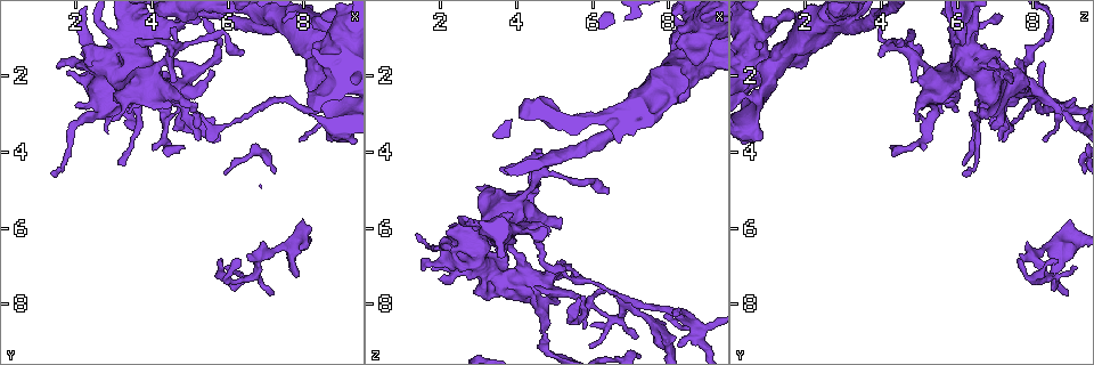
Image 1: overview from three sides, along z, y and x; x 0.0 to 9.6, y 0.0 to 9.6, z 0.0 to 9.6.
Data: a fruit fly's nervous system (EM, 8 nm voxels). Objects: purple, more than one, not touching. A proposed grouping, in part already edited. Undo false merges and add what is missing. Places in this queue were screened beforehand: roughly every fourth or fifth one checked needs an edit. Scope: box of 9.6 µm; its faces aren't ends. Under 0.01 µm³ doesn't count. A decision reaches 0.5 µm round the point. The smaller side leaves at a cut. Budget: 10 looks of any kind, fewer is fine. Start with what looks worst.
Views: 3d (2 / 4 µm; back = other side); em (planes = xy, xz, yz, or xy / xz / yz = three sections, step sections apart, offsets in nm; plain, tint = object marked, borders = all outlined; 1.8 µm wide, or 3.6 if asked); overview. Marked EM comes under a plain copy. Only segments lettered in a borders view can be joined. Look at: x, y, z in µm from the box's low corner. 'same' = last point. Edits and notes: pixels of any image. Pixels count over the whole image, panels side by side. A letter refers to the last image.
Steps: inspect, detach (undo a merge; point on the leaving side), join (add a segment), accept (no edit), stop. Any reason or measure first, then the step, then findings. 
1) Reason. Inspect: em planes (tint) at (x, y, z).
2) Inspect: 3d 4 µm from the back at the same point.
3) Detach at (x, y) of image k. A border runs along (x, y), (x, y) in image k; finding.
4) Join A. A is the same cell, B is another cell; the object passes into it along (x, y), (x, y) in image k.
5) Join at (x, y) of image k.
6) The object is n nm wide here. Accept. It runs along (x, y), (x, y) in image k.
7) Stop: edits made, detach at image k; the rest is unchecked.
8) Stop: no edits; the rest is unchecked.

Four arms meet. Inspect: em xz step 16 (tint) at (8.60, 2.80, 8.55).

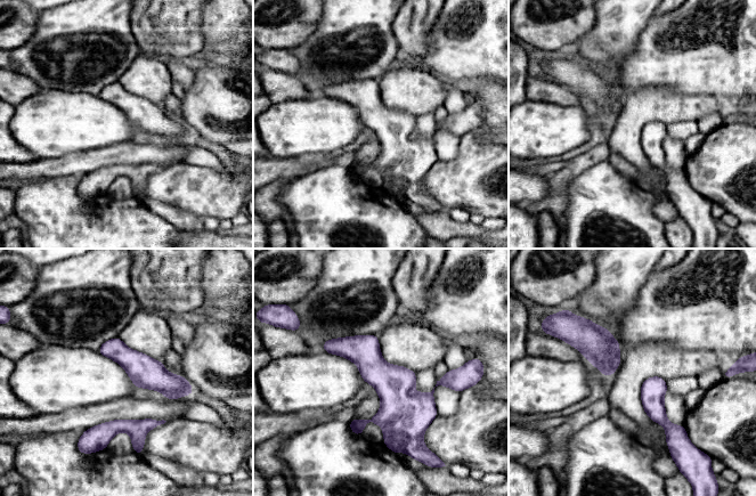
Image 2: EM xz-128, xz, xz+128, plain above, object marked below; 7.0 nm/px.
Cut it another way. Inspect: em xy step 16 (tint) at the same point.

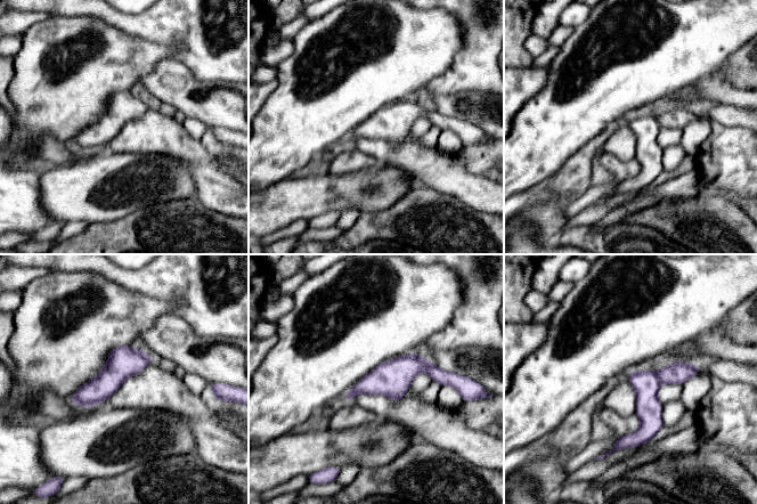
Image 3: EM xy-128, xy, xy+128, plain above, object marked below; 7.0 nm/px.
Inspect: em xy step 16 (borders) at the same point.

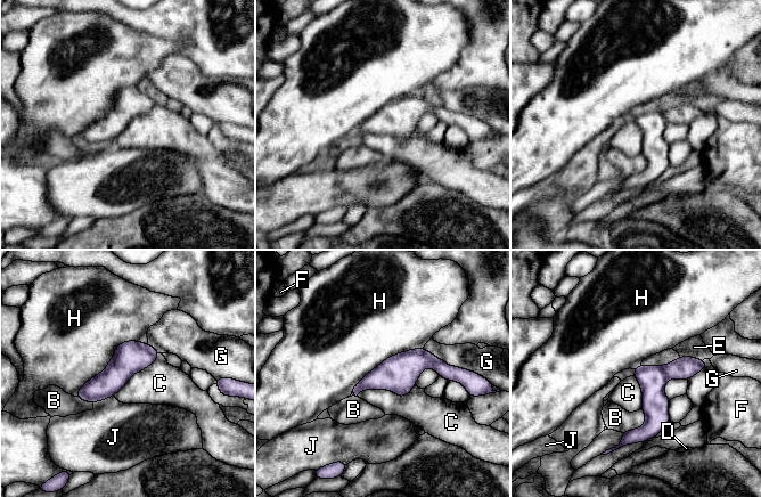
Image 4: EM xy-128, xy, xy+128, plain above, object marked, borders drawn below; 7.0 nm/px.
The longest contact is with H, 650 nm. Accept. B, C, D, E, F, G, H and J are other cells; it runs along (703, 365), (670, 371), (655, 420), (624, 441) in image 4; continuous, no second neuron.

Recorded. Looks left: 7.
Closes a loop. Inspect: em xy step 4 (tint) at (2.20, 1.50, 6.60).

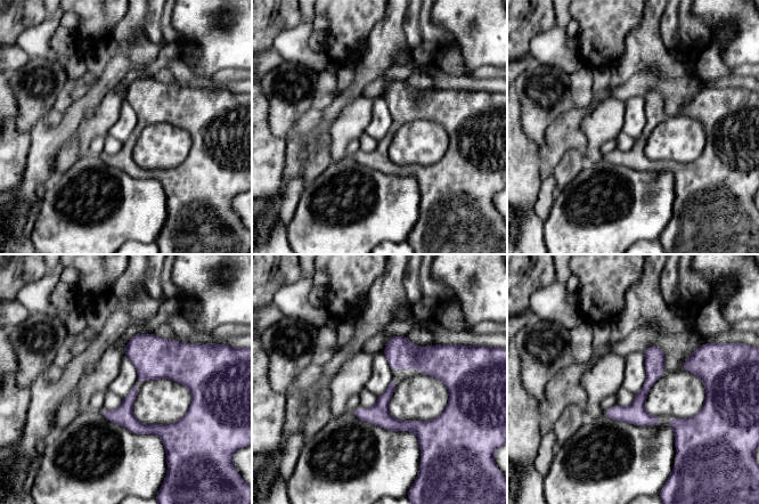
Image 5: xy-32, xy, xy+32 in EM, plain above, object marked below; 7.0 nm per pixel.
Another direction. Inspect: em yz step 4 (tint) at the same point.

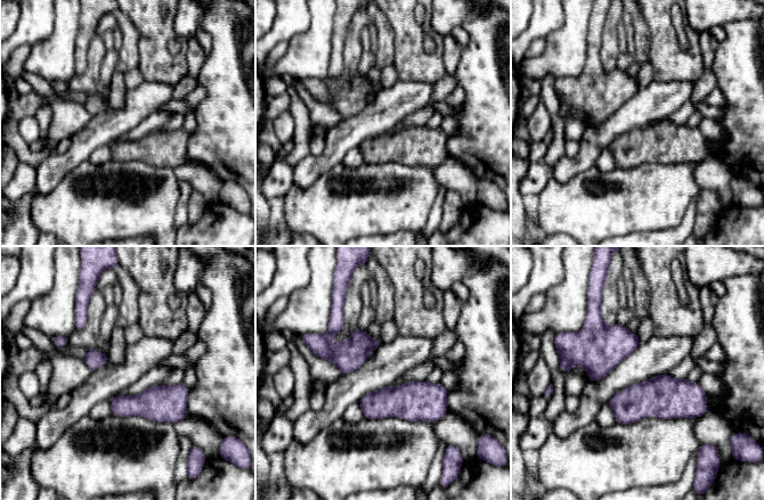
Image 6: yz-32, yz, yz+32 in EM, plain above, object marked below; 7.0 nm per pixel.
Inspect: em yz step 4 (borders) at the same point.

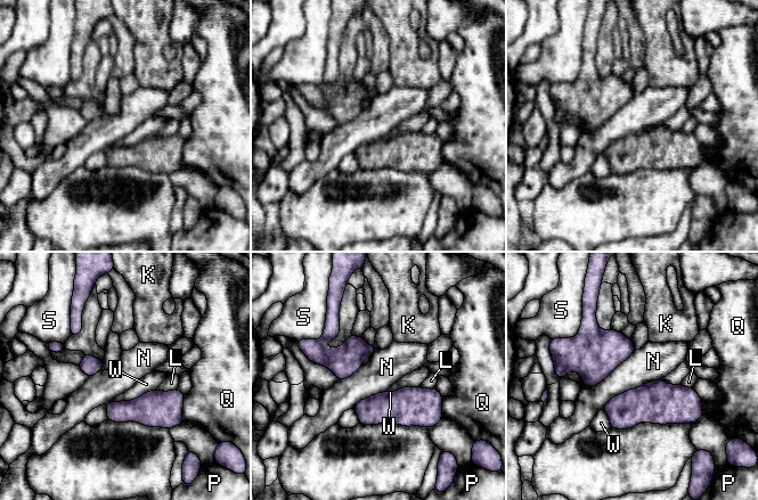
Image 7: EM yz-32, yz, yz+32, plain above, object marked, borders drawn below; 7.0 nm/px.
The object is 20 nm wide here. Accept. K, L, N, P, Q, S and W are other cells; a border runs along (659, 378), (614, 395), (601, 409) in image 7; continuous, no second neuron.

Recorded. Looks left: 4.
Abrupt turn. Inspect: em yz step 4 (tint) at (6.55, 7.35, 8.45).

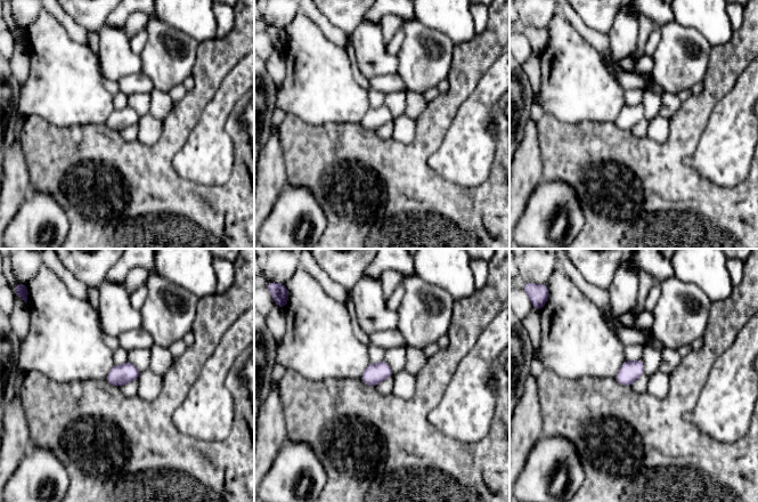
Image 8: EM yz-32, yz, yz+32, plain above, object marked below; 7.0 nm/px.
Inspect: em planes (borders) at the same point.

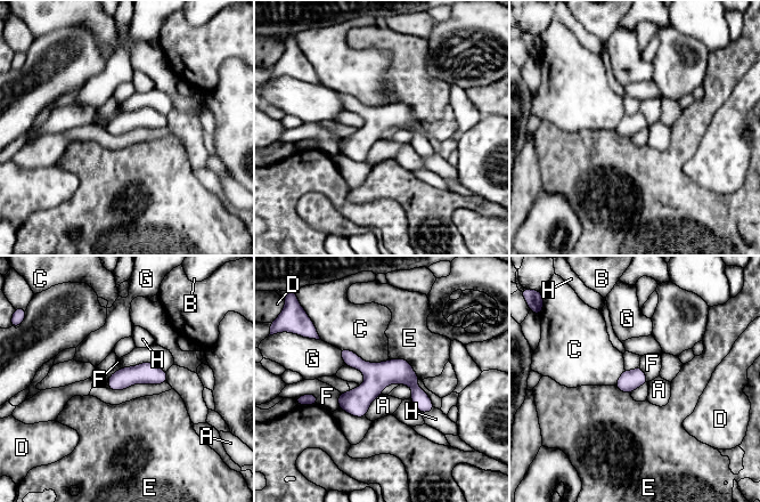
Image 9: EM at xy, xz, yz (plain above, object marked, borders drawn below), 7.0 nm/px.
Accept. A, B, C, D, E, F, G and H are other cells; it runs along (343, 351), (374, 372), (400, 372), (430, 406) in image 9; continuous, no second neuron.

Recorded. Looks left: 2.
Calibre changes. Inspect: 3d 4 µm at (4.00, 2.15, 5.45).

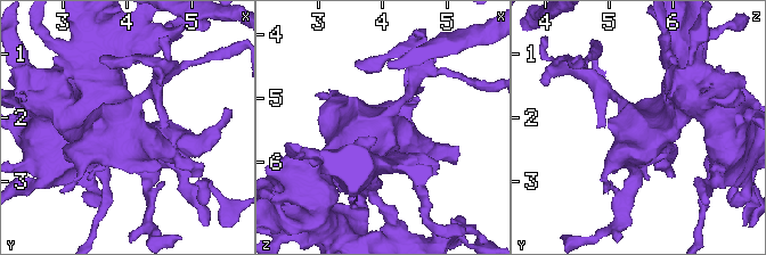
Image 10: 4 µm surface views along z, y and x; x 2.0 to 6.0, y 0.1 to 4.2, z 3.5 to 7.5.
Need the tissue. Inspect: em planes (borders) at (4.05, 2.20, 5.45).

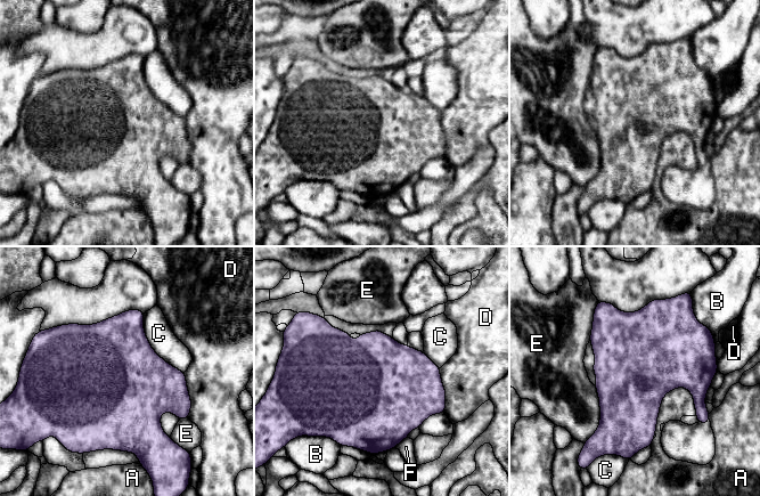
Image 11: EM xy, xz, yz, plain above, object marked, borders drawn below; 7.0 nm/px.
Accept. A, B, C, D, E and F are other cells; all the same neuron.

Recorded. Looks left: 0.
Stop: no edits; the rest is unchecked.

